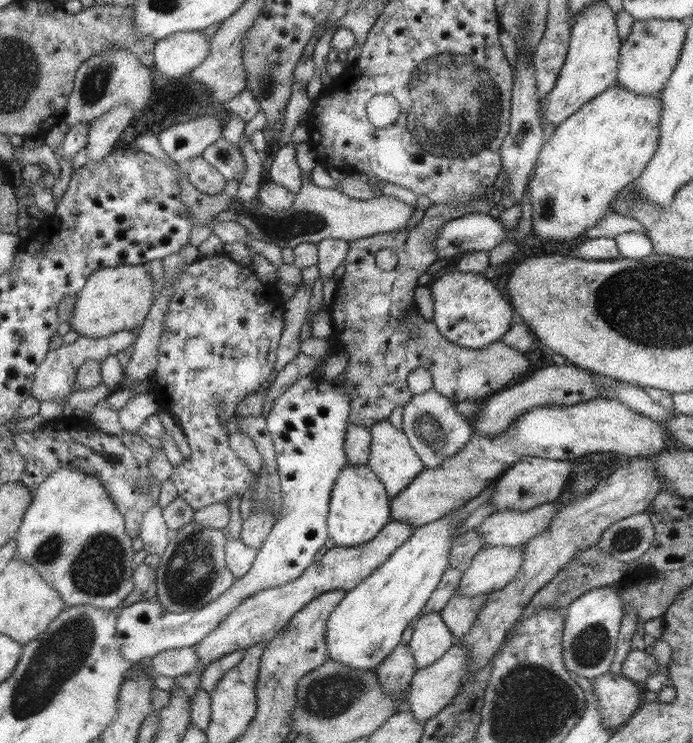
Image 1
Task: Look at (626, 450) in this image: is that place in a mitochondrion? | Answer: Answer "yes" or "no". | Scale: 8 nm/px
no

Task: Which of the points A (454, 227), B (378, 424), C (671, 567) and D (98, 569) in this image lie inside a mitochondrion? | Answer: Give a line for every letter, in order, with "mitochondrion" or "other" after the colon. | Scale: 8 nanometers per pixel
A: other
B: other
C: other
D: mitochondrion

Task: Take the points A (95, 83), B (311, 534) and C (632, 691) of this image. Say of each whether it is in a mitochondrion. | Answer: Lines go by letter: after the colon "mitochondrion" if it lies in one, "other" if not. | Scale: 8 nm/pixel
A: mitochondrion
B: other
C: other

